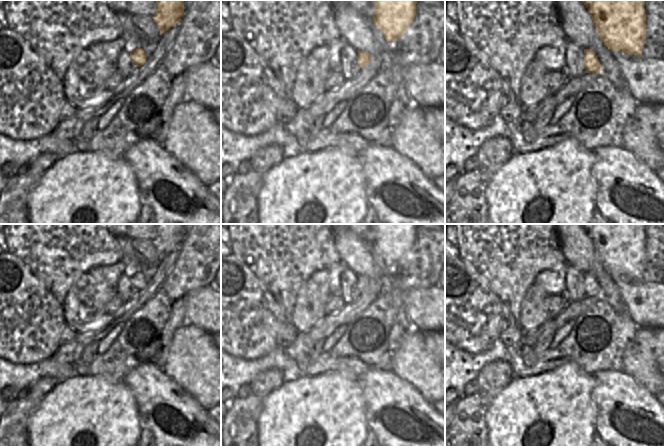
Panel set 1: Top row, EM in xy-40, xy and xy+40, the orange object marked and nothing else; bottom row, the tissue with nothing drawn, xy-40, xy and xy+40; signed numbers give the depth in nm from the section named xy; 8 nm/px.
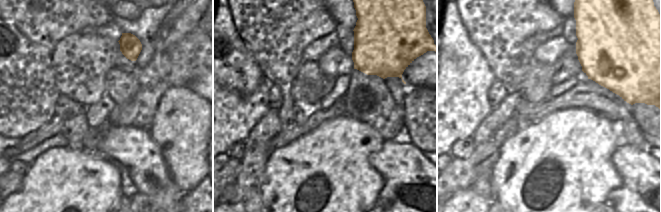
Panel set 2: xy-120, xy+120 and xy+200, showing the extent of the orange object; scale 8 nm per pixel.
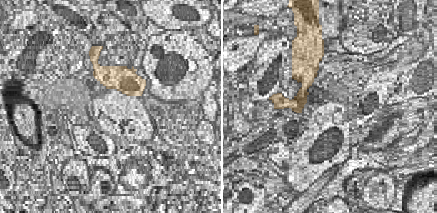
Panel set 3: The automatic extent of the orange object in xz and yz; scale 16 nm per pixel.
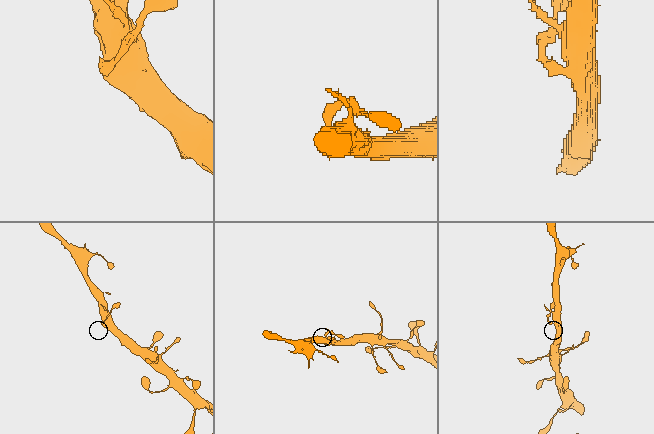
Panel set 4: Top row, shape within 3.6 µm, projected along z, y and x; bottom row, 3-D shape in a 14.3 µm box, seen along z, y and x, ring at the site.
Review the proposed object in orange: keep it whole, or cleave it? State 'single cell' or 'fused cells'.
single cell

